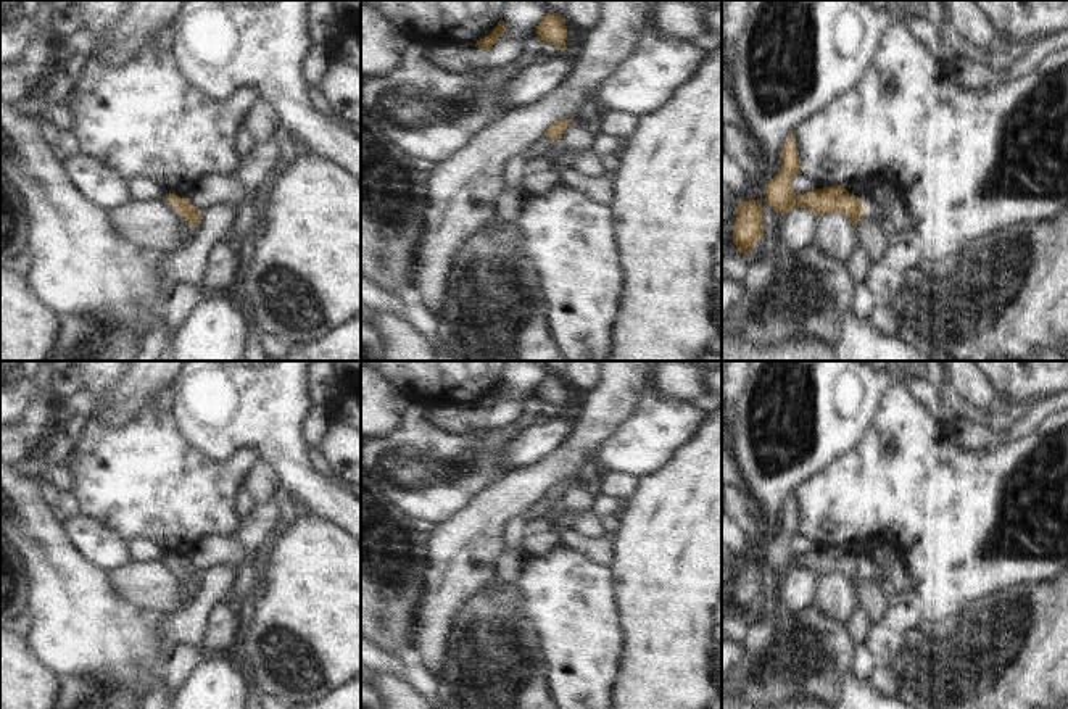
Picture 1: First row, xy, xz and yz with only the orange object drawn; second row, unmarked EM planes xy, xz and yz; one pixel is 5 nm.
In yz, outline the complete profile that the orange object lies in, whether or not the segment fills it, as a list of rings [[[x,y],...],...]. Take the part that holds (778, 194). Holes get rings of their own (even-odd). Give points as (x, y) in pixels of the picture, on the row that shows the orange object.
[[[796,132],[784,140],[780,160],[781,169],[768,180],[764,193],[776,214],[788,214],[794,208],[805,208],[818,218],[828,213],[846,214],[857,227],[859,245],[867,251],[870,261],[876,263],[884,256],[889,238],[881,230],[880,219],[868,214],[863,201],[849,193],[844,185],[815,189],[801,195],[793,190],[793,179],[801,172]]]

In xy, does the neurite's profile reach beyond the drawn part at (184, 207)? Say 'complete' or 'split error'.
split error

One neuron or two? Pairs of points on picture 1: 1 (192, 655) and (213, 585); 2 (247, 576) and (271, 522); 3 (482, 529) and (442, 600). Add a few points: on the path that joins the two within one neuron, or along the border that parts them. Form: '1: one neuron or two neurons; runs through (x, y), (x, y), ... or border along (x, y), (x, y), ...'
1: two neurons; border along (176, 645), (192, 645), (198, 650)
2: one neuron; runs through (252, 563), (253, 539), (258, 534)
3: one neuron; runs through (464, 547), (461, 561), (450, 582)

